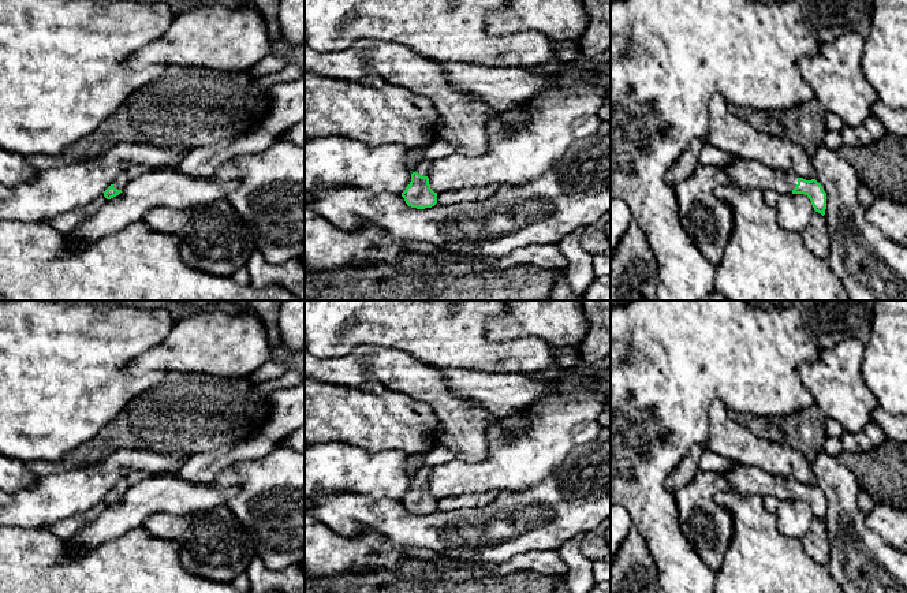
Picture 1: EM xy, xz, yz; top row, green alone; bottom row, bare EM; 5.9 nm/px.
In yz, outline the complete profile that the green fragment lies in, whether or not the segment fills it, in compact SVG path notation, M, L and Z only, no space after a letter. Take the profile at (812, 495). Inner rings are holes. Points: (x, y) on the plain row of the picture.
M739 463L727 470L724 477L732 489L742 495L759 495L762 497L773 495L783 501L805 500L811 507L814 516L825 521L826 499L815 485L806 486L792 480L772 475L759 467L746 467Z

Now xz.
M421 466L411 480L411 488L402 499L406 510L411 514L425 515L437 510L437 499L429 491L429 471L430 467Z

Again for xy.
M127 478L117 481L113 489L104 497L104 503L107 506L111 506L119 501L128 488L130 488L130 484Z

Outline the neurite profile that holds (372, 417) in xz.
M305 377L305 444L346 443L367 452L384 450L407 455L429 452L440 444L434 414L425 404L369 378L362 385L337 385Z

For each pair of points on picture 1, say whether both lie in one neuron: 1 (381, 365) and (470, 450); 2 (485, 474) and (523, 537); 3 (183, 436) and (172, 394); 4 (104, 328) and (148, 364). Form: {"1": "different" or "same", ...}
{"1": "same", "2": "different", "3": "same", "4": "different"}

